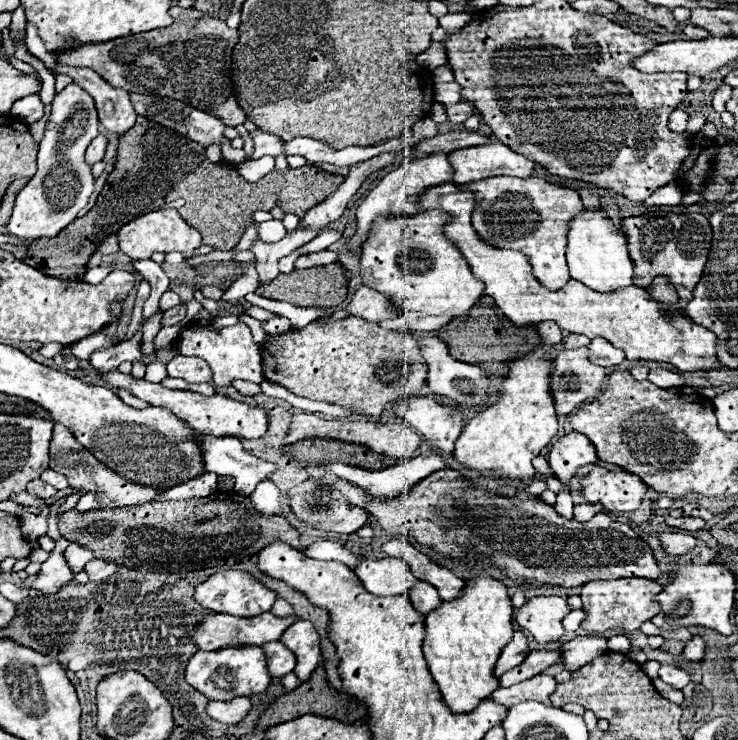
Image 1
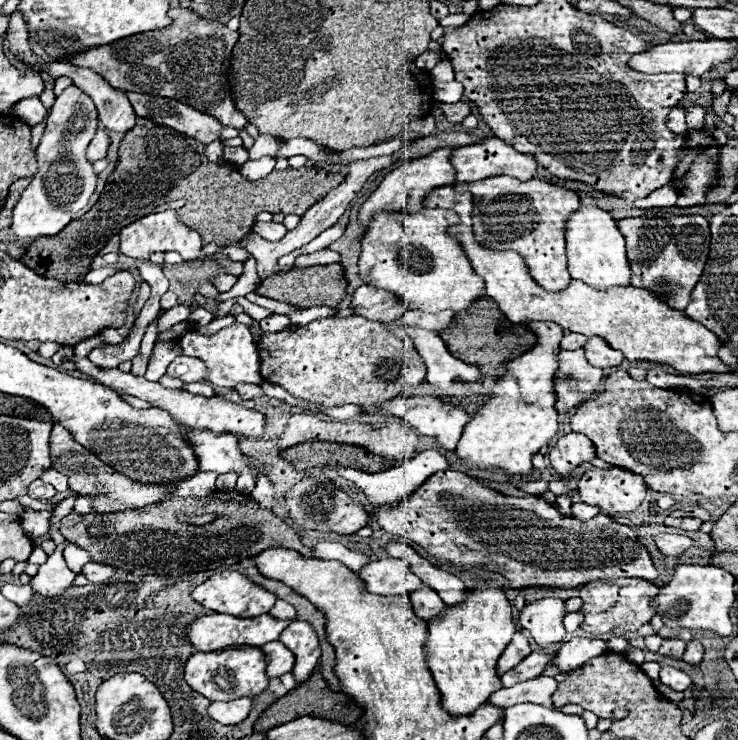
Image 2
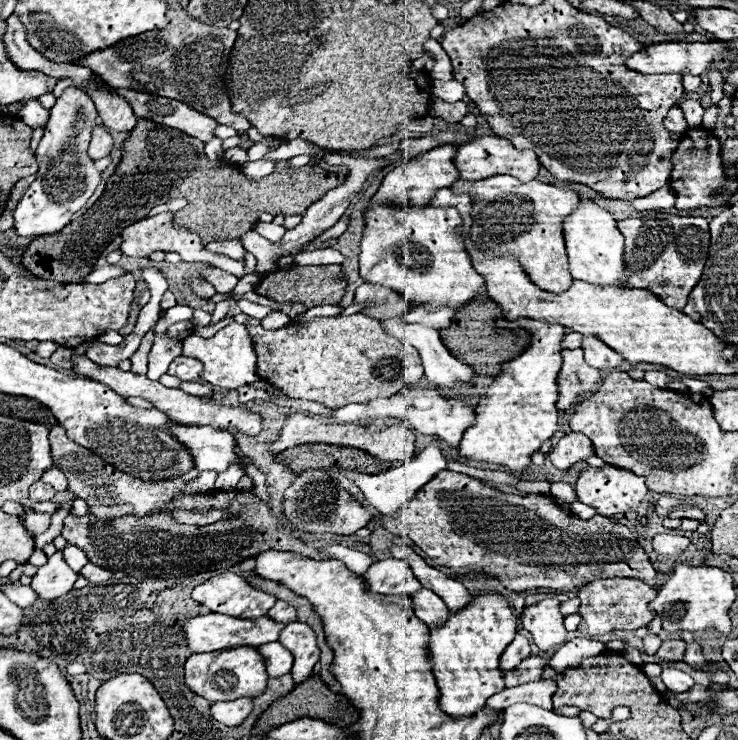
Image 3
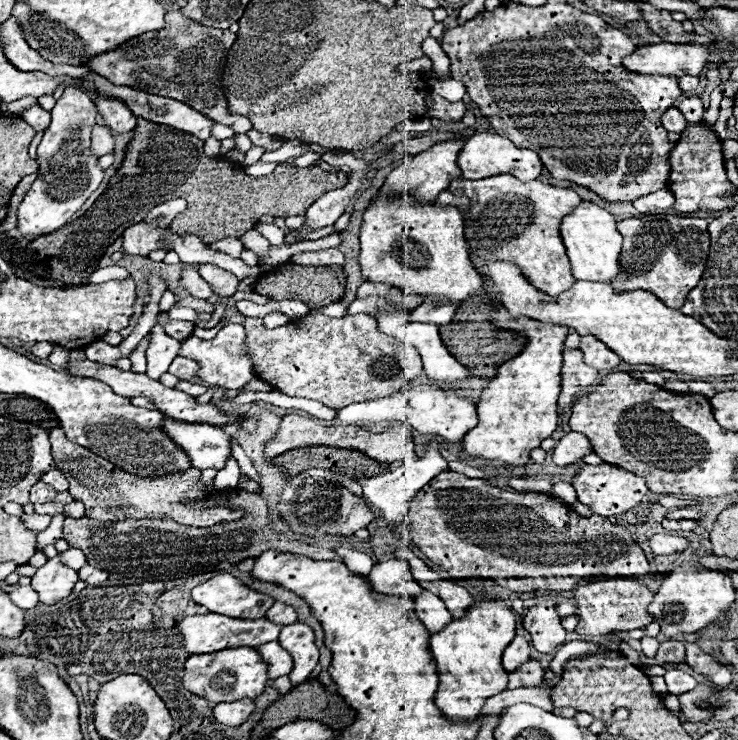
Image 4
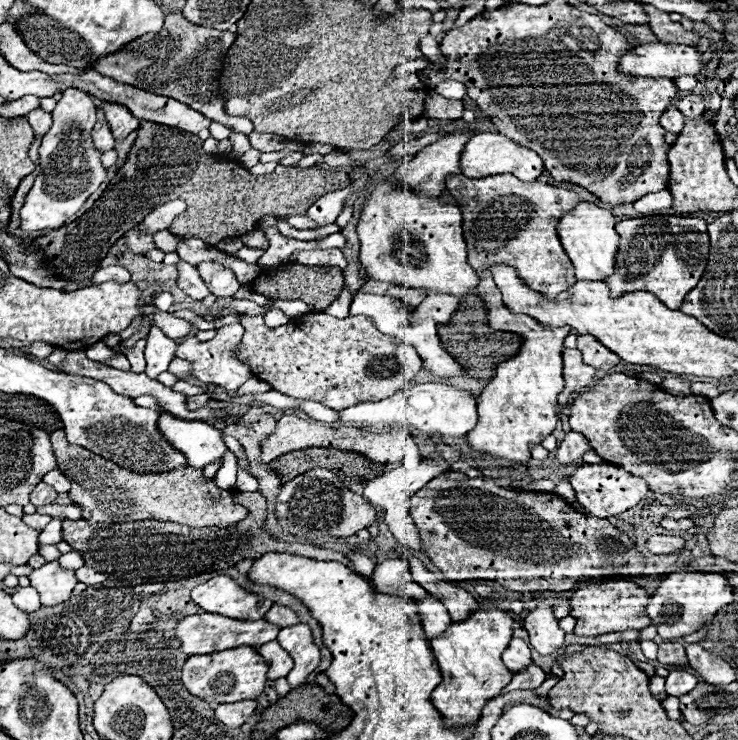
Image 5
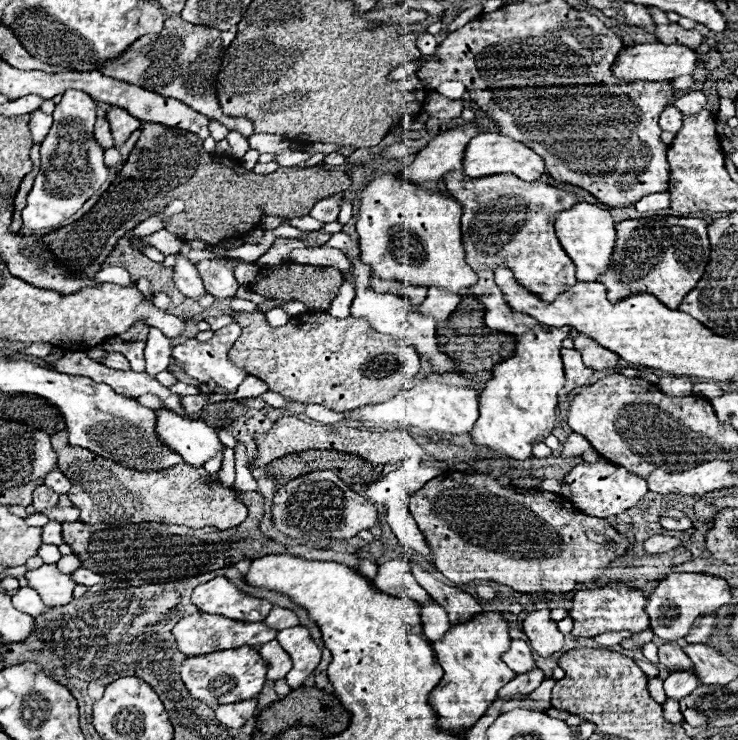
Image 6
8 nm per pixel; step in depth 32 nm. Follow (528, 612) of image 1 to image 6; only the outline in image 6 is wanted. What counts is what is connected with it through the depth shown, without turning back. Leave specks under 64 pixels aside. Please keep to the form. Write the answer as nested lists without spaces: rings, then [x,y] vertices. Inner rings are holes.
[[[548,608],[530,612],[524,618],[522,628],[524,628],[526,636],[530,638],[532,648],[540,656],[550,656],[550,654],[562,650],[562,646],[564,646],[564,634],[558,630],[556,622],[550,618]]]

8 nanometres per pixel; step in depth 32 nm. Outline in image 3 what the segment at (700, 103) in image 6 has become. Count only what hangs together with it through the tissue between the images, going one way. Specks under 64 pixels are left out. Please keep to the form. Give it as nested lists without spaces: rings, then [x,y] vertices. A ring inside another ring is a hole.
[[[687,99],[678,103],[678,106],[684,113],[688,127],[702,126],[702,119],[705,109],[700,102],[695,99]]]

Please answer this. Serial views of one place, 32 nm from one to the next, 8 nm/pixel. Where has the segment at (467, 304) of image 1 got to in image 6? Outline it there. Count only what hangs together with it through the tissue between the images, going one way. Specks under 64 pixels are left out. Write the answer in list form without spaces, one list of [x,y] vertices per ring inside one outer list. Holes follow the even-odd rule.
[[[384,174],[362,190],[356,222],[360,236],[360,260],[370,266],[372,278],[402,280],[404,284],[440,288],[464,296],[478,282],[466,264],[460,234],[462,204],[446,194],[432,194],[398,174]]]

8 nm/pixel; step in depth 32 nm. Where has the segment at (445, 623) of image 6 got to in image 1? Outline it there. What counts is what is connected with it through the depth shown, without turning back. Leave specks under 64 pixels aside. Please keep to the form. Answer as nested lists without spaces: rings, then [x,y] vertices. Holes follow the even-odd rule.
[[[418,580],[418,584],[414,584],[414,588],[410,590],[410,596],[412,596],[414,608],[424,616],[430,614],[440,604],[438,590],[432,584],[426,584],[422,580]]]

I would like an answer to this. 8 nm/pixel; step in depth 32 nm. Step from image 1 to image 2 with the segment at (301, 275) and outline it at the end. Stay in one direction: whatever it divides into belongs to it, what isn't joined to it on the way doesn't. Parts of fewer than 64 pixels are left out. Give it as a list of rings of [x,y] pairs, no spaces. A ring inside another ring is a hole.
[[[340,264],[334,266],[312,266],[312,268],[292,268],[290,272],[278,272],[274,278],[264,280],[256,294],[278,300],[278,302],[290,302],[300,308],[310,306],[332,306],[336,308],[346,298],[346,278]]]

